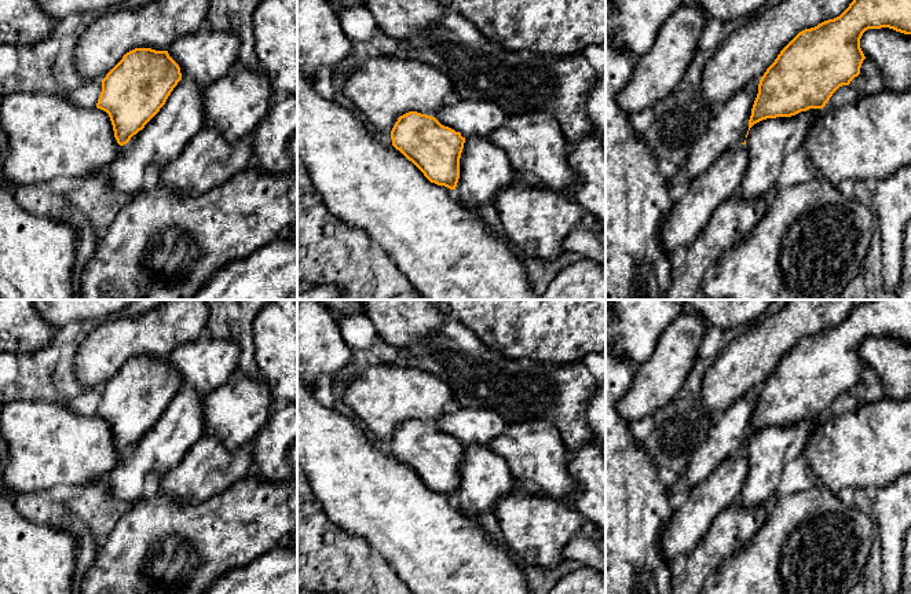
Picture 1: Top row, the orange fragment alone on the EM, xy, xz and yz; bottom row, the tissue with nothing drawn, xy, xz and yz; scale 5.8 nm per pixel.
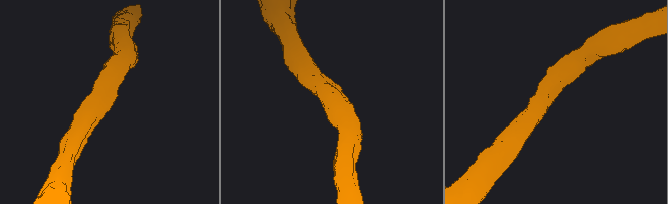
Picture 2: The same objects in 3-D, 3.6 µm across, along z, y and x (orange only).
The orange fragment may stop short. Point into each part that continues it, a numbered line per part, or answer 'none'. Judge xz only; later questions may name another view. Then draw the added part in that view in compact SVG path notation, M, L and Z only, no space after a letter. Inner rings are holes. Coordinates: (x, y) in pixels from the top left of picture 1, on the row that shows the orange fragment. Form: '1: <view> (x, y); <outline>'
none

